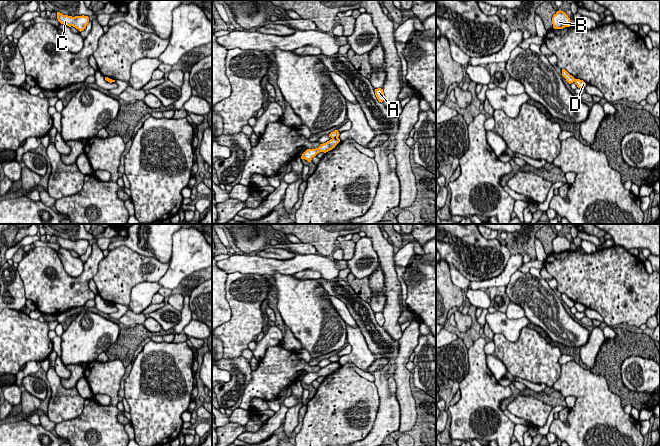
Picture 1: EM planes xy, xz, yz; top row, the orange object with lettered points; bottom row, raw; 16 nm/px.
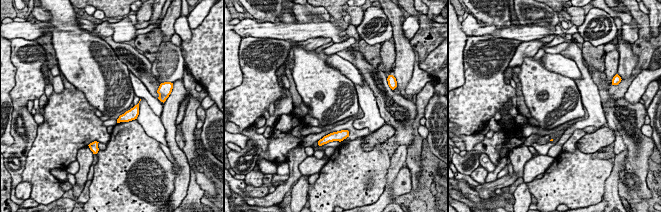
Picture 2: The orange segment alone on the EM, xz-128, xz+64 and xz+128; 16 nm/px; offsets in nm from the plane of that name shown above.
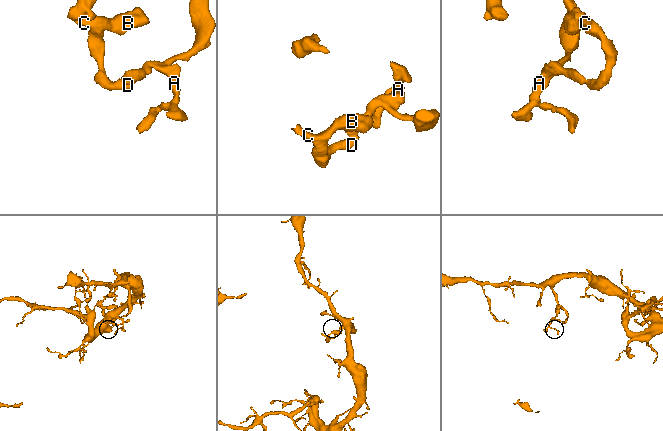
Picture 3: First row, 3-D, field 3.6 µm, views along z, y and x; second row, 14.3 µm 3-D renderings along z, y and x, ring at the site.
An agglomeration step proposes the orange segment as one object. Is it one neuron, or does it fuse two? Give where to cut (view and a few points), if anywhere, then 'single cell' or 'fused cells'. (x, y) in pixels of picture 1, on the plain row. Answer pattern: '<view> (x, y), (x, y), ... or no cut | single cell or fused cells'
xz (332, 361), (337, 362) | fused cells

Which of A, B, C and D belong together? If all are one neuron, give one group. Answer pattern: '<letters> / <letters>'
A / B C D

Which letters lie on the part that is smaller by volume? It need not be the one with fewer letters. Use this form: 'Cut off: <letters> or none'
Cut off: B, C, D

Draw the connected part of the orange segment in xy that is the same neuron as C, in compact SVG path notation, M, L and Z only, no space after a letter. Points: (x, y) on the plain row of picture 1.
M57 236L57 243L61 248L67 249L69 251L73 250L76 253L78 253L80 256L83 255L88 246L89 246L89 241L88 240L68 240L68 239L63 239L60 236Z

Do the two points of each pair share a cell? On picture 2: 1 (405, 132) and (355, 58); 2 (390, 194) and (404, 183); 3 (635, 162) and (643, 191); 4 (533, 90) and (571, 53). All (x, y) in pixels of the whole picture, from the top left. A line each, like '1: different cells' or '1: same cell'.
1: same cell
2: same cell
3: same cell
4: different cells

